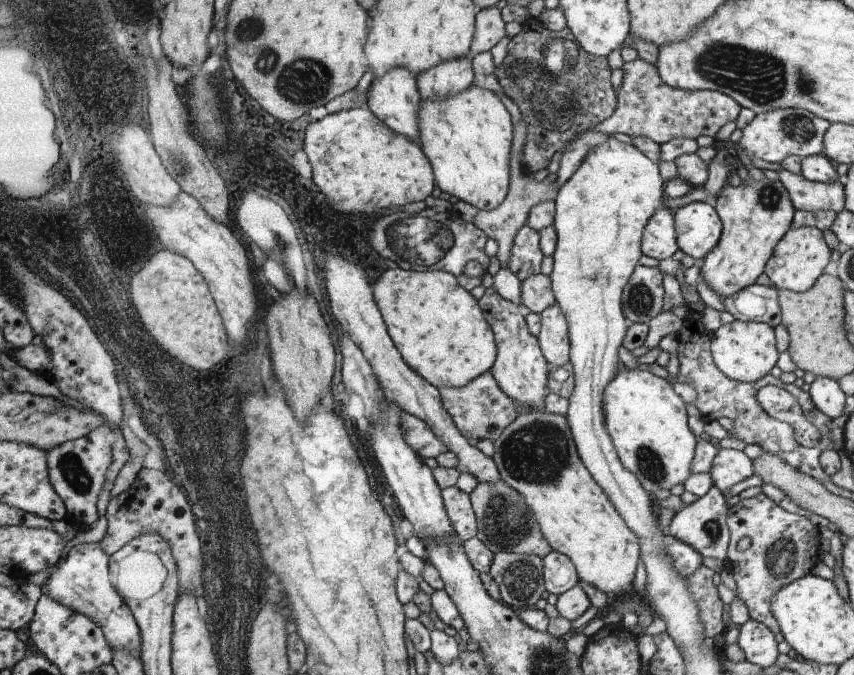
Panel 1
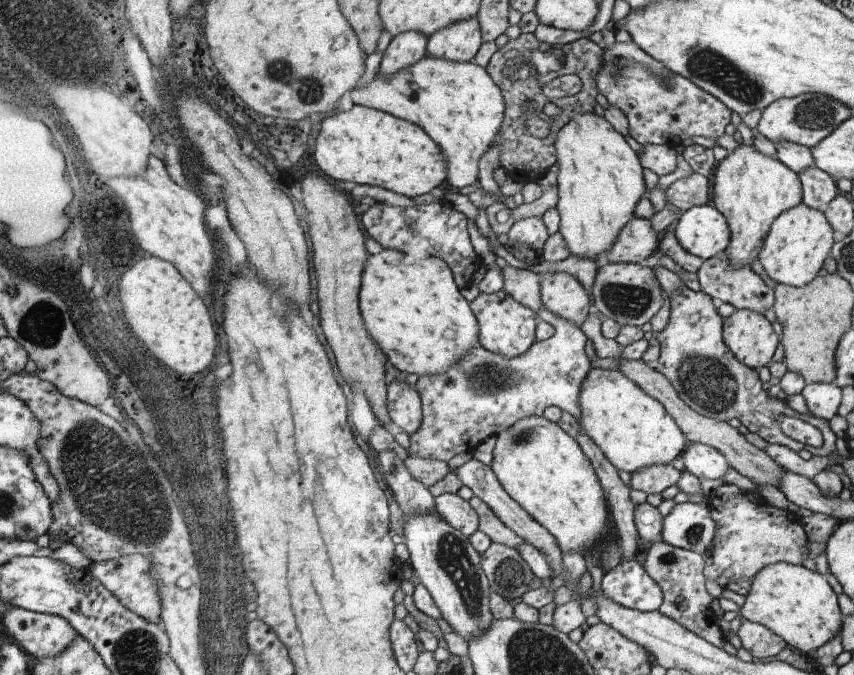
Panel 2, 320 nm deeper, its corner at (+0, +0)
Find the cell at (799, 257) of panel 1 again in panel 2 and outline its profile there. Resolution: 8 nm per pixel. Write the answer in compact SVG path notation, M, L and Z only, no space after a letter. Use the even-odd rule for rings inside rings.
M802 202L790 210L781 212L780 216L774 219L764 237L758 258L774 282L799 287L814 280L831 254L835 241L833 228L826 215Z

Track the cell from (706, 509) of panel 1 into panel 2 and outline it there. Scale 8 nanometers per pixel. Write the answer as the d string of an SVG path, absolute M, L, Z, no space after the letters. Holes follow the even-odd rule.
M706 501L678 503L663 517L661 538L672 546L703 554L715 536L715 522Z

